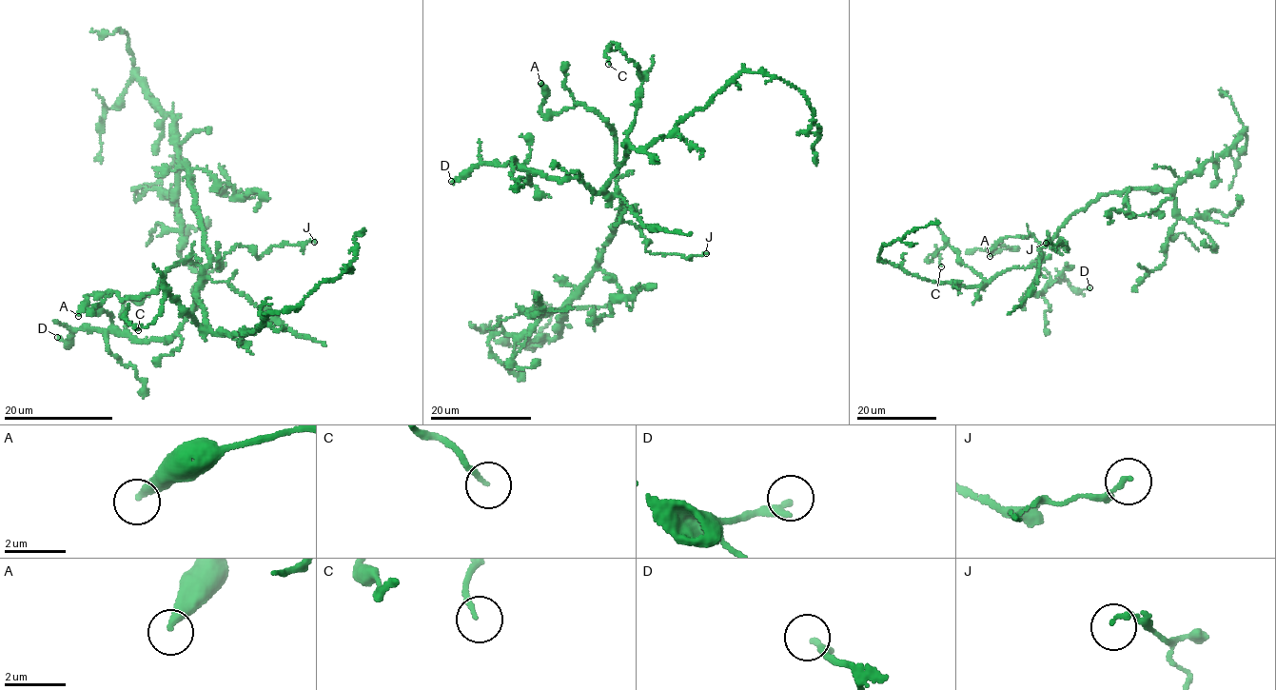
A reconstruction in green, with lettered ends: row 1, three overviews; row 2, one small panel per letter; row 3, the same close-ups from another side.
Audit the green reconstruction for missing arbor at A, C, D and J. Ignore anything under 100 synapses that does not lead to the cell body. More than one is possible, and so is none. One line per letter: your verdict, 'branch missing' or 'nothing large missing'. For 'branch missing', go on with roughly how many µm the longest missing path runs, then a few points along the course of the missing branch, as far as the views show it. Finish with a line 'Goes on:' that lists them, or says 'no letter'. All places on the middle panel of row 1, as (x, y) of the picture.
A: nothing large missing
C: nothing large missing
D: nothing large missing
J: nothing large missing
Goes on: no letter

